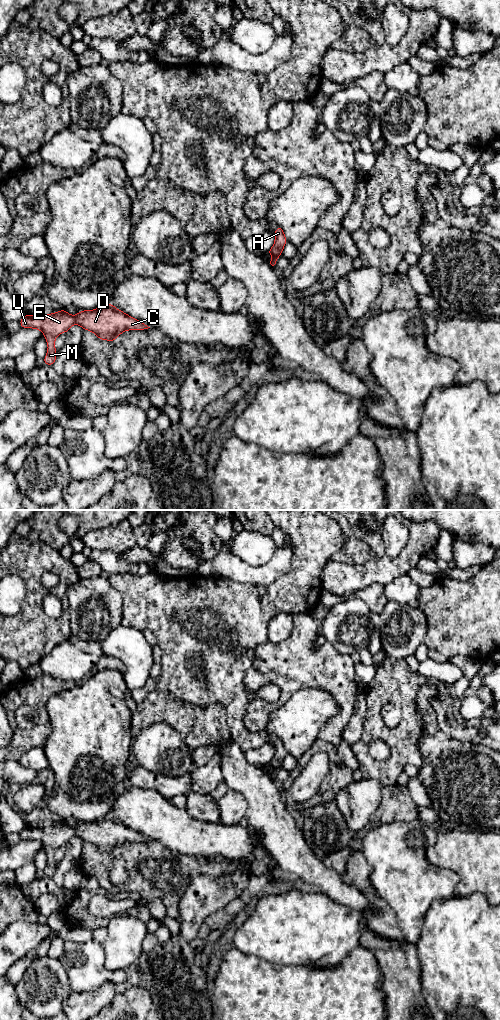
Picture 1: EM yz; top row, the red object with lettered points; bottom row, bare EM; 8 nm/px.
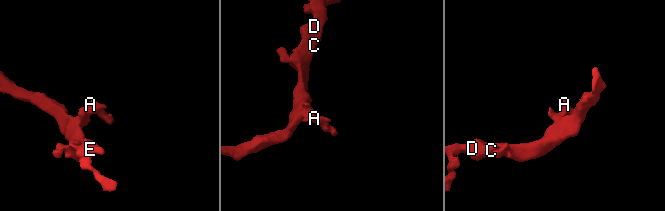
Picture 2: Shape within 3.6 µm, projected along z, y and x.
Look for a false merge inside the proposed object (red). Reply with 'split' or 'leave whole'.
leave whole

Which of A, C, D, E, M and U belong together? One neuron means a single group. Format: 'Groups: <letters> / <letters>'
Groups: A C D E M U

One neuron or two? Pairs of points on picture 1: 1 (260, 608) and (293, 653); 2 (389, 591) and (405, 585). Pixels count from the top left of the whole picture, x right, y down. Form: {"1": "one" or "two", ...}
{"1": "two", "2": "one"}

